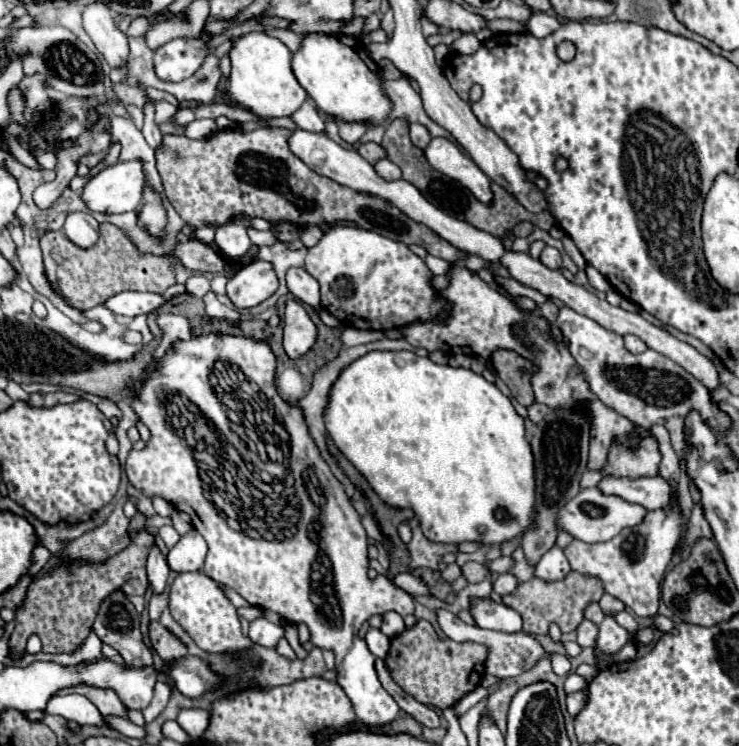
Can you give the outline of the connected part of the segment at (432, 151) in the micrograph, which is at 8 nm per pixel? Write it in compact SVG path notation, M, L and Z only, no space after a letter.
M435 137L425 149L425 157L437 171L465 185L479 201L491 203L493 193L489 189L489 177L455 143L445 137Z

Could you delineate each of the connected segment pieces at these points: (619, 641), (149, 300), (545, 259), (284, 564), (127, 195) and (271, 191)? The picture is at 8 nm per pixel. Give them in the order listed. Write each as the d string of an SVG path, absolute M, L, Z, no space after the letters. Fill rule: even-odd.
M605 617L603 623L599 625L599 637L597 637L597 645L595 645L595 655L601 655L601 653L615 653L619 651L625 643L629 641L629 633L617 625L615 617Z
M123 291L117 293L115 297L111 297L105 307L109 307L113 313L117 315L147 315L151 311L155 311L157 307L161 307L165 303L165 299L161 295L155 293L139 293L139 291Z
M545 247L545 249L541 251L539 261L541 261L543 265L547 265L549 269L561 269L561 253L559 253L555 247Z
M211 333L175 343L173 349L165 355L165 359L155 367L151 379L139 387L139 393L135 397L131 397L131 407L139 415L139 419L151 429L151 439L143 451L129 453L125 471L129 483L143 495L147 497L161 495L177 511L183 511L191 517L193 527L205 537L209 545L207 559L203 565L203 573L207 577L211 577L215 583L235 589L247 603L279 613L289 623L307 623L311 631L311 643L321 649L333 649L337 657L337 683L351 699L359 723L369 729L379 729L393 723L399 717L399 705L381 687L373 667L375 657L367 649L367 643L357 637L357 631L375 613L383 615L387 611L397 611L401 617L413 613L413 599L403 589L393 585L387 577L377 579L367 577L369 543L365 537L365 529L361 525L361 517L353 509L349 497L345 495L343 485L333 477L327 463L321 459L313 439L309 437L303 413L297 407L287 405L279 397L275 387L275 365L277 361L267 341L253 341L247 337L233 337L233 335L223 337ZM271 403L275 405L275 409L279 409L279 417L283 417L283 423L275 415ZM253 465L257 469L267 469L267 473L271 473L271 477L277 483L275 491L261 491L261 487L269 485L269 475L263 471L255 471Z
M139 161L115 163L93 175L81 189L81 201L97 213L135 211L141 203L145 175Z
M257 127L251 133L217 131L215 135L199 141L185 135L163 135L161 147L155 149L155 165L169 203L193 229L203 225L221 227L239 215L249 219L263 217L273 227L287 221L299 229L349 221L361 229L375 231L405 245L423 245L427 253L451 263L467 257L465 251L455 249L435 231L427 229L427 225L413 221L389 201L369 193L355 193L353 189L311 171L291 153L287 145L289 135L291 133L287 129L273 127Z

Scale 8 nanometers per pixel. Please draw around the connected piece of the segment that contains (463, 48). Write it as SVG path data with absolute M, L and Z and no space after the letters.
M463 33L459 39L455 39L453 43L451 43L451 51L455 51L455 53L465 53L465 55L471 55L471 53L475 53L477 49L479 49L479 39L475 37L475 33Z

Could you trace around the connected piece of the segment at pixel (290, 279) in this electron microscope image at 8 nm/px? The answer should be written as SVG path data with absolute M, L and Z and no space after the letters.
M295 267L287 269L285 281L287 281L289 293L295 299L311 307L319 307L319 283L305 269L295 269Z

